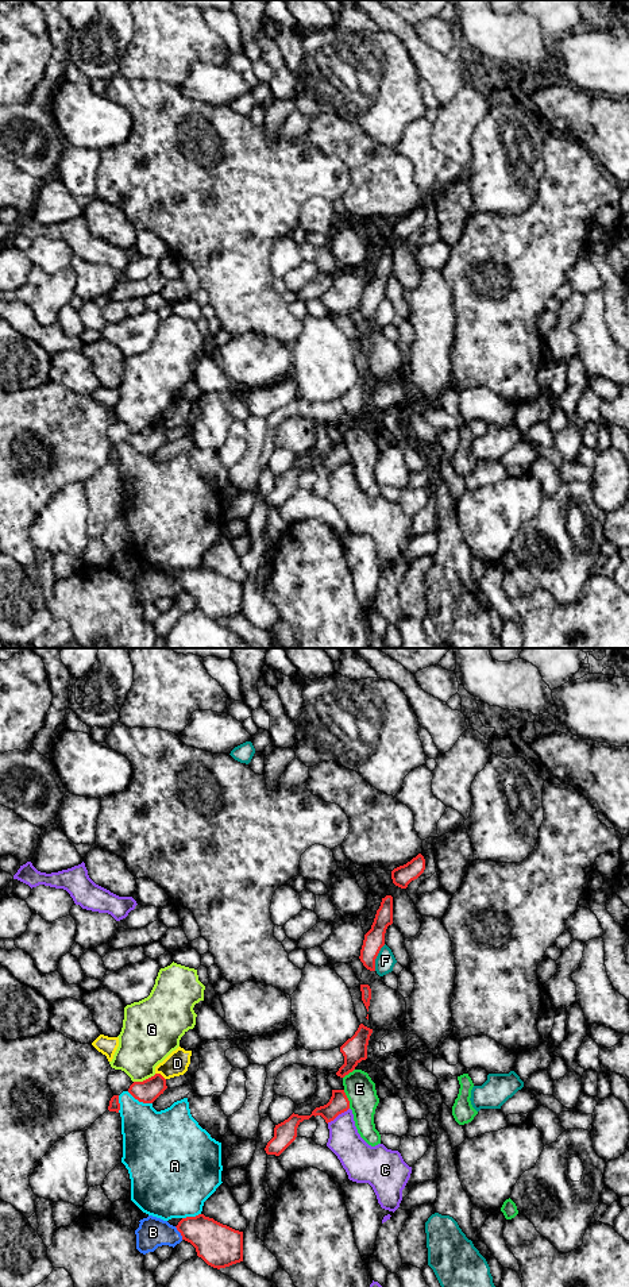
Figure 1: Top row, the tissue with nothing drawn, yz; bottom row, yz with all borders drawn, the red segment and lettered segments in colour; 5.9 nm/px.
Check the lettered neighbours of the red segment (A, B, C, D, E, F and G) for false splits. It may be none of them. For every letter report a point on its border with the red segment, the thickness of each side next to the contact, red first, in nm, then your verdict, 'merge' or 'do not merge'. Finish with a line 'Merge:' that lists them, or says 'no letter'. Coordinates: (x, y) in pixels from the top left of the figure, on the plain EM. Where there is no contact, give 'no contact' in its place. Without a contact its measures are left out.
A: contact yz (139, 453); calibres 140 and 360 nm; do not merge
B: contact yz (180, 584); calibres 260 and 180 nm; do not merge
C: contact yz (338, 466); calibres 120 and 190 nm; do not merge
D: contact yz (161, 427); calibres 140 and 140 nm; do not merge
E: contact yz (347, 451); calibres 120 and 180 nm; do not merge
F: contact yz (375, 309); calibres 120 and 120 nm; do not merge
G: contact yz (146, 431); calibres 140 and 320 nm; do not merge
Merge: no letter

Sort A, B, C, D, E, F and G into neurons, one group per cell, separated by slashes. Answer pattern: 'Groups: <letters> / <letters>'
Groups: A G / B / C / D / E / F

